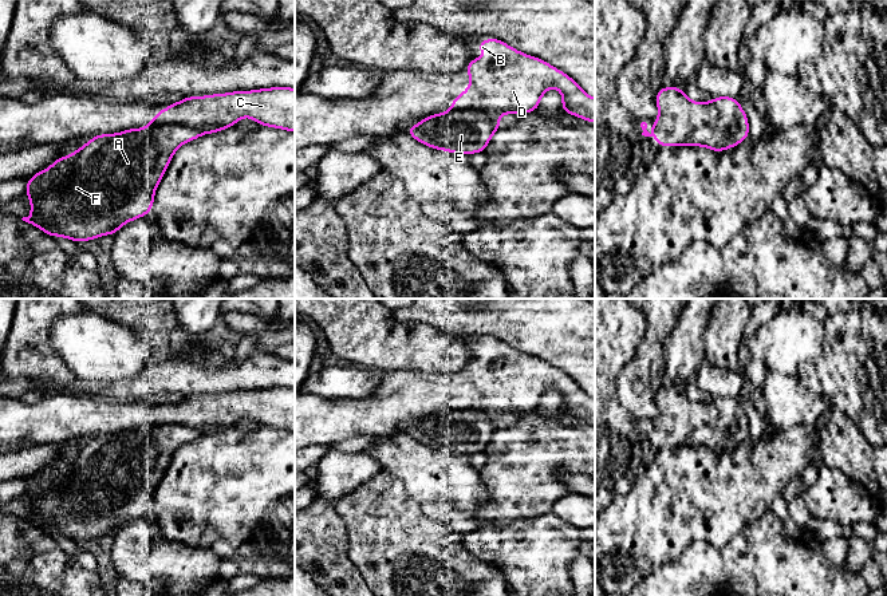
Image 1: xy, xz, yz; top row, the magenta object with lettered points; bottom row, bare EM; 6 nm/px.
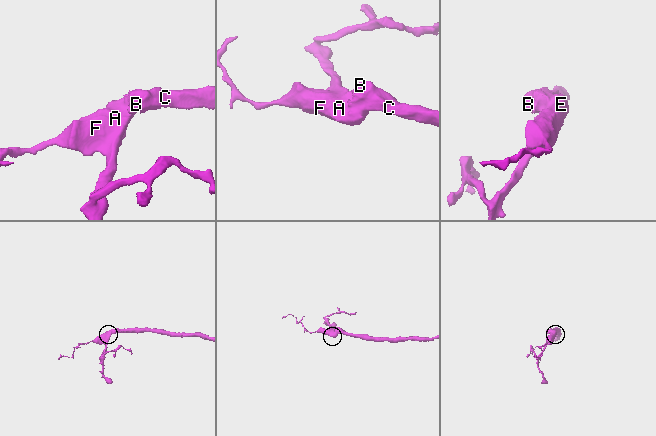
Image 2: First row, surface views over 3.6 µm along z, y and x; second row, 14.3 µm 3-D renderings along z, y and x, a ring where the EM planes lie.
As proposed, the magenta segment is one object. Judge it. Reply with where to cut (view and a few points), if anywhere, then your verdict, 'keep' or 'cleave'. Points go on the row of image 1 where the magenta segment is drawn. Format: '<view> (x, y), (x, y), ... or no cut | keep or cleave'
yz (712, 101), (716, 119), (698, 126), (682, 143) | cleave

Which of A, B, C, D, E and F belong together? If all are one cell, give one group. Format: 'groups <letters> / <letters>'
groups A E F / B C D

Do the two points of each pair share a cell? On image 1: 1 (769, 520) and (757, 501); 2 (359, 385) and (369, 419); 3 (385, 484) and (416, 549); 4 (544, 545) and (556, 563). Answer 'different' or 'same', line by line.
1: different
2: different
3: same
4: same

